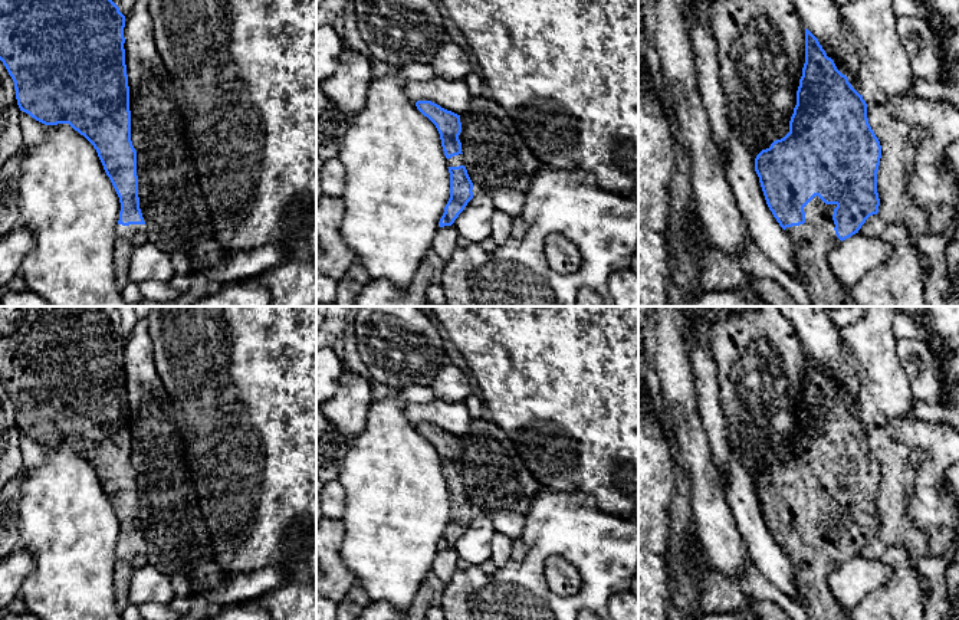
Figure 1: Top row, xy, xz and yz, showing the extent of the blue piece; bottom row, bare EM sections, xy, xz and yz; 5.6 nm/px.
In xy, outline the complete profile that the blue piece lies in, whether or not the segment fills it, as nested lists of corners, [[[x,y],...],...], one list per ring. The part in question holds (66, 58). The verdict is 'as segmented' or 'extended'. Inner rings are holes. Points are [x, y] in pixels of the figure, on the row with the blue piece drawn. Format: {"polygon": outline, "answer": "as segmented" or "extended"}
{"polygon": [[[0,0],[0,60],[14,82],[20,111],[45,125],[69,124],[96,150],[121,203],[114,246],[116,288],[128,283],[131,252],[148,240],[139,209],[137,151],[131,141],[129,86],[125,65],[125,16],[112,0]]], "answer": "extended"}

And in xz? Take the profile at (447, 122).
{"polygon": [[[417,101],[416,106],[436,125],[440,134],[450,173],[450,199],[439,224],[440,227],[451,226],[473,199],[473,183],[464,167],[462,142],[459,140],[462,132],[460,115],[441,108],[431,101]]], "answer": "extended"}

